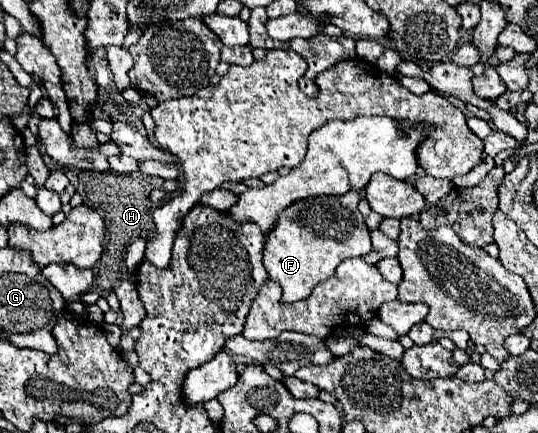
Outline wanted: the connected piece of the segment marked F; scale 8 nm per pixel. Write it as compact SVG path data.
M355 190L345 196L317 196L317 198L307 198L307 200L295 202L293 206L289 206L289 210L283 210L279 214L279 222L273 228L273 232L269 232L267 242L265 242L263 264L267 268L269 278L275 280L283 288L283 302L305 300L319 282L333 276L333 270L345 258L369 254L371 240L369 240L369 230L363 222L363 216L357 210L359 200L361 200L361 196Z

